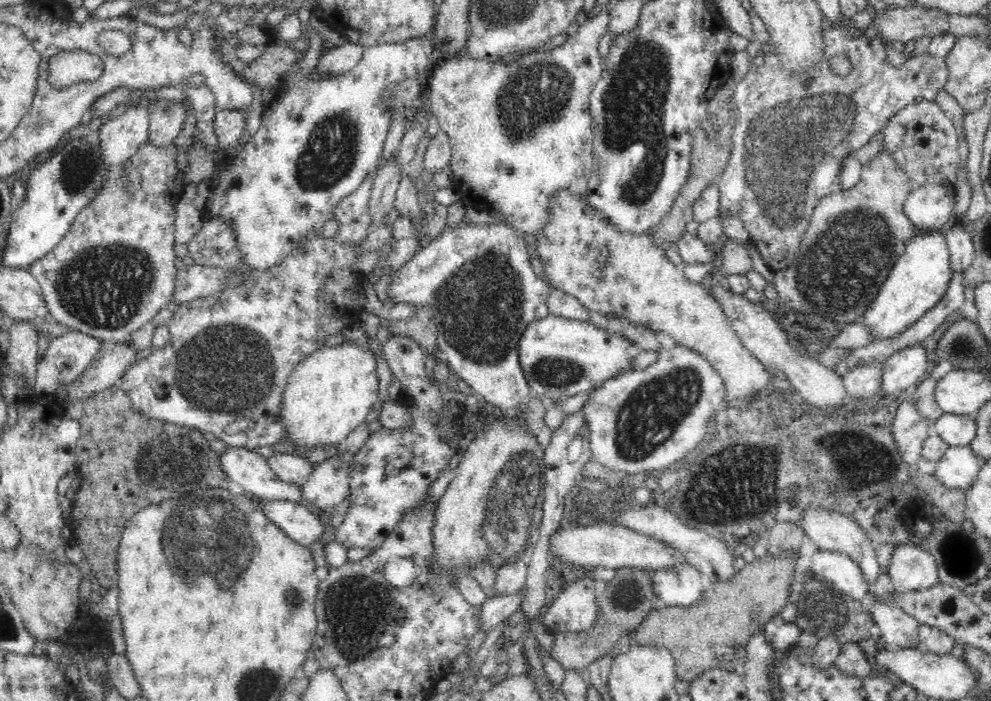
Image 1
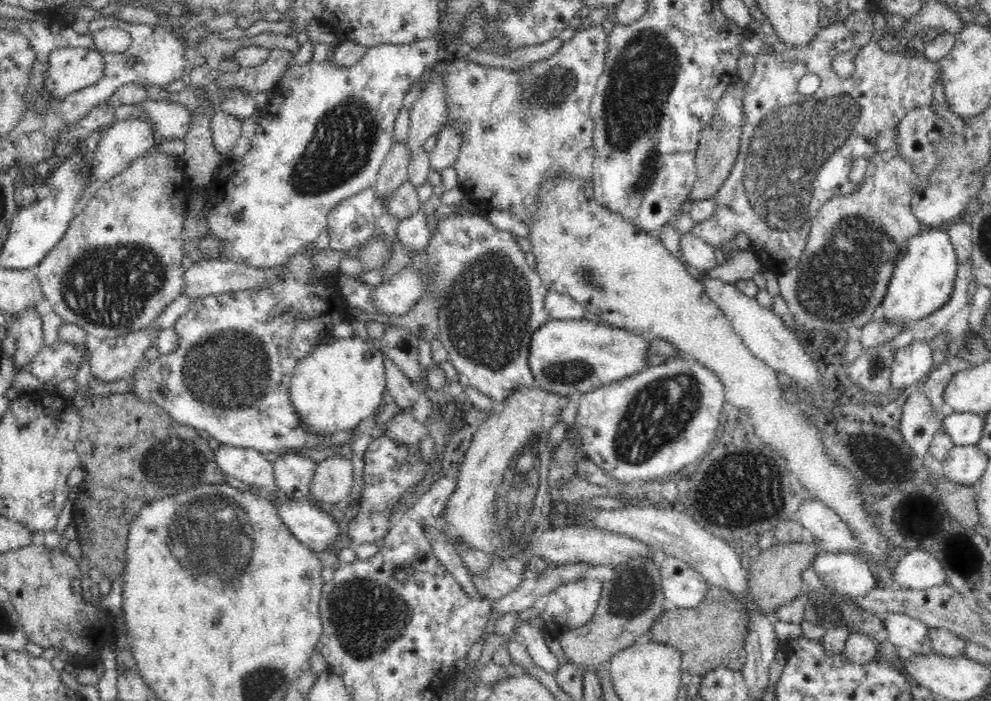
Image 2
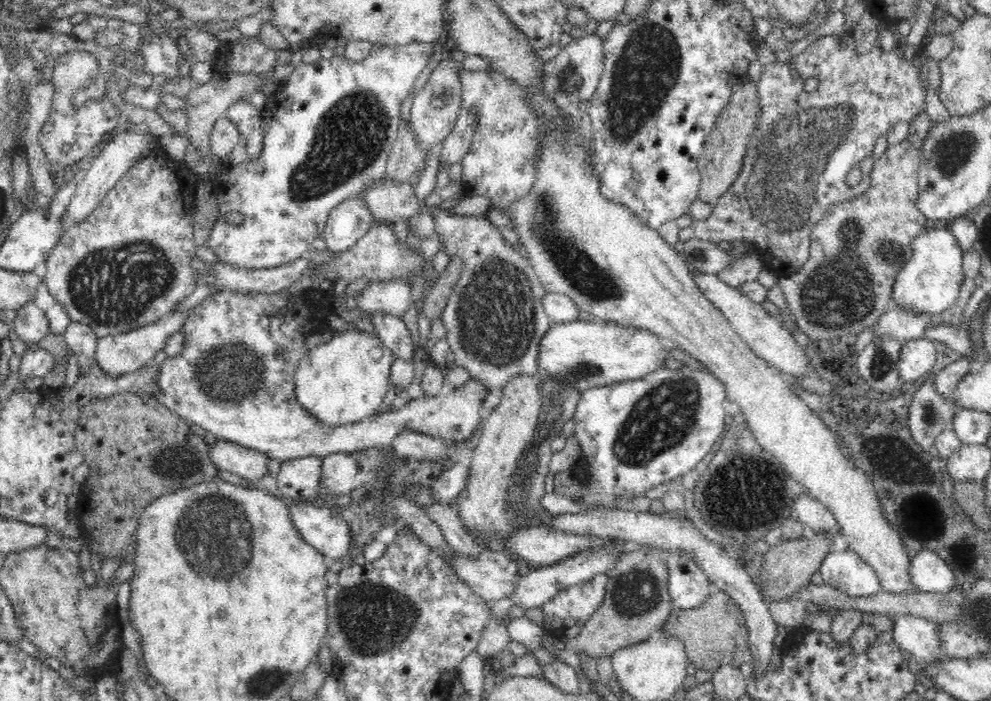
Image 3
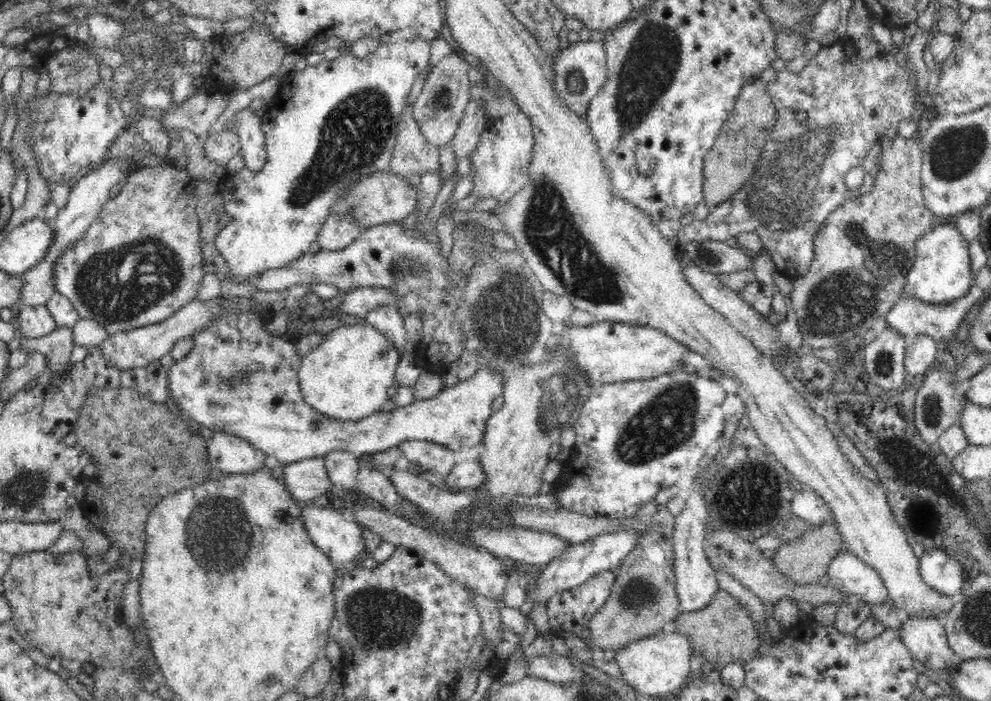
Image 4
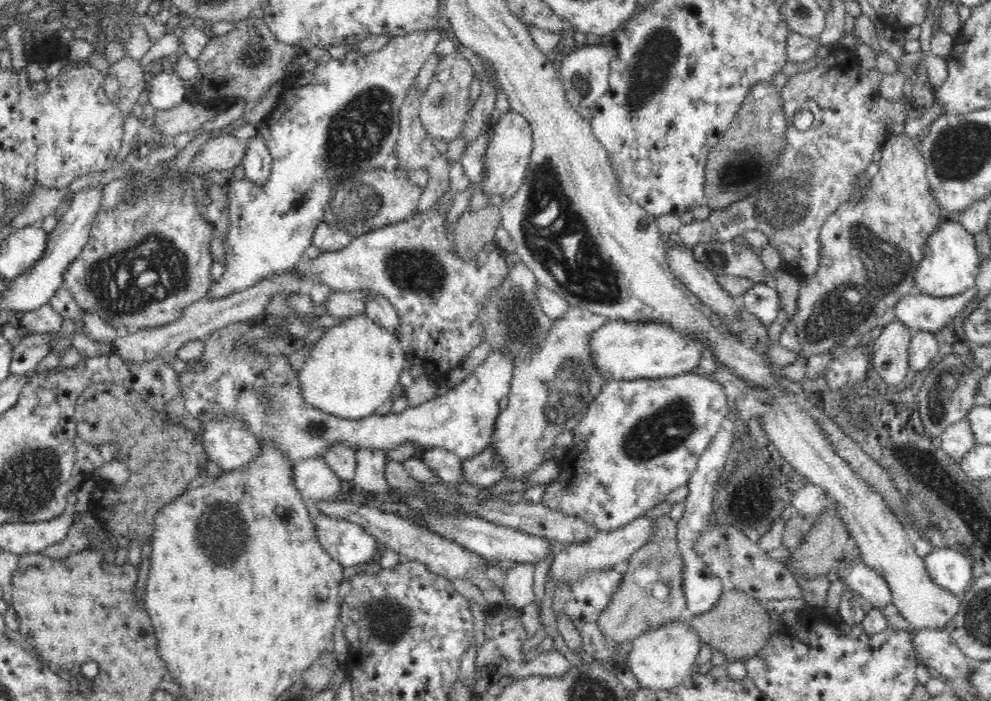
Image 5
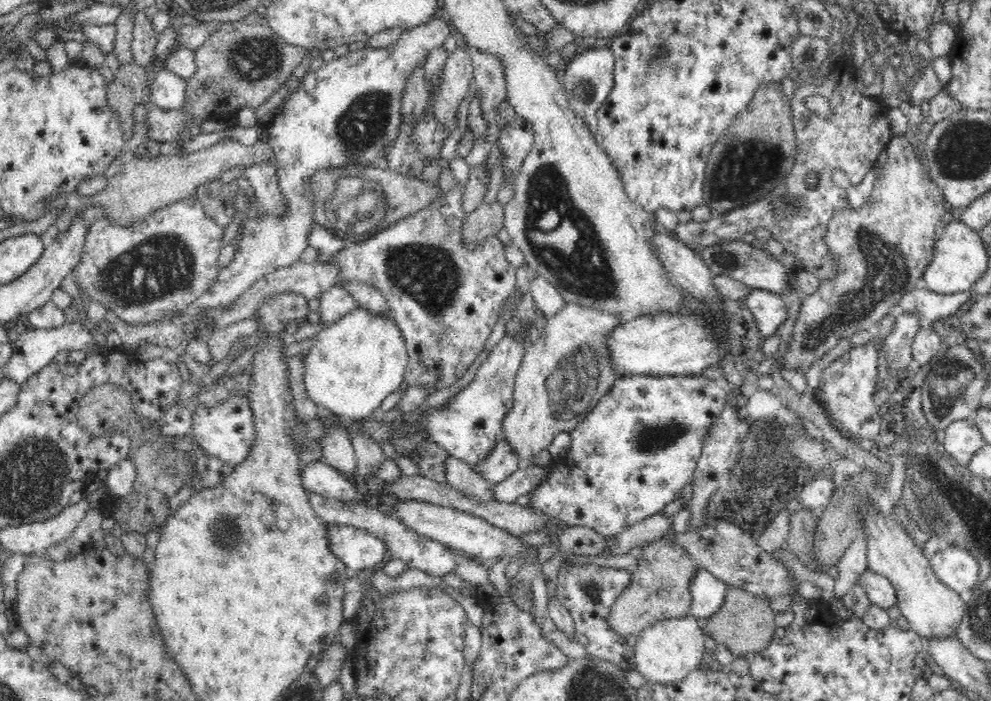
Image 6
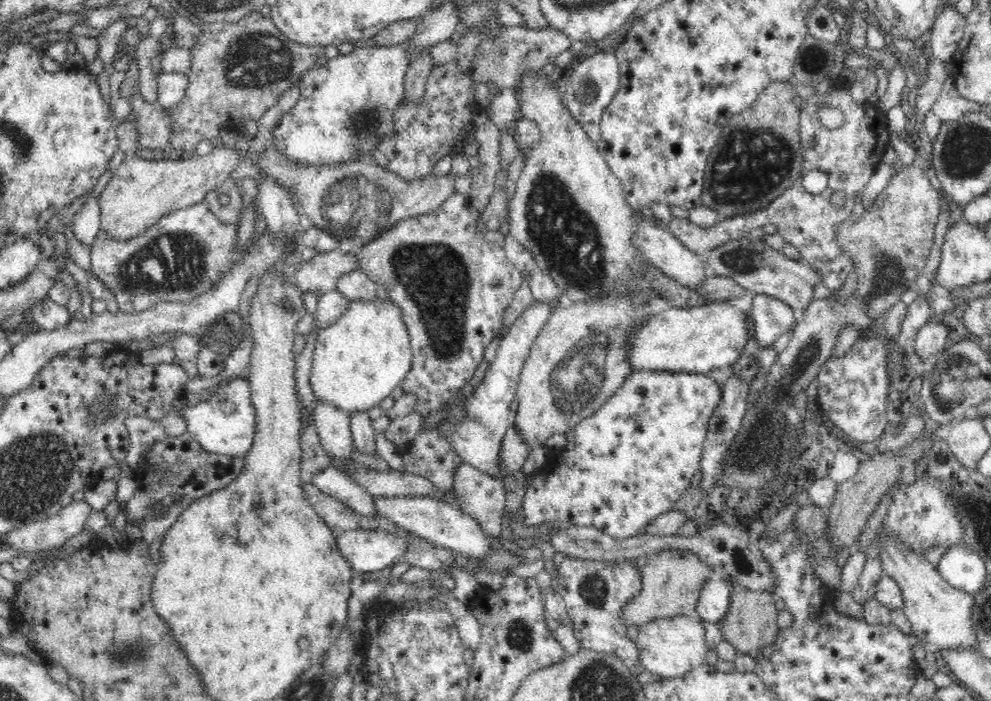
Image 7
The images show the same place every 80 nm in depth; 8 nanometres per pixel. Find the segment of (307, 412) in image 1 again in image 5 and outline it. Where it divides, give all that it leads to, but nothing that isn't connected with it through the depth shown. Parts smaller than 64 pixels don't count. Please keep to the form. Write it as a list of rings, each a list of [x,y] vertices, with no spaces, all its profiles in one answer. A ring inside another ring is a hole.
[[[358,314],[328,328],[315,342],[299,370],[299,385],[305,401],[313,407],[332,416],[360,420],[376,413],[376,410],[389,400],[392,390],[398,386],[402,369],[406,364],[406,347],[399,342],[398,334],[378,326],[378,323],[365,314]]]

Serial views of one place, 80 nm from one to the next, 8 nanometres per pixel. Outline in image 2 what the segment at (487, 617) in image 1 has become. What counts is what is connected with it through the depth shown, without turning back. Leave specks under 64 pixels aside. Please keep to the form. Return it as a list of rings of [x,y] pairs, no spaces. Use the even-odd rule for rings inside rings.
[[[587,562],[564,564],[558,565],[555,569],[545,568],[540,573],[536,573],[536,576],[527,575],[511,594],[492,602],[491,612],[502,617],[510,612],[520,613],[527,608],[532,608],[540,597],[551,595],[564,584],[584,579],[584,572],[591,565]]]

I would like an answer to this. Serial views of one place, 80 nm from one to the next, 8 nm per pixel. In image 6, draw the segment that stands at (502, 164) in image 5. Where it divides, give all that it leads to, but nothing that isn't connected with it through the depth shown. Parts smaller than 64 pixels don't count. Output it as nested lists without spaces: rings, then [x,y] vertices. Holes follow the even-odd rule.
[[[513,117],[502,127],[496,145],[502,150],[502,164],[504,168],[503,184],[515,182],[524,160],[532,148],[533,135],[529,123],[520,117]]]

